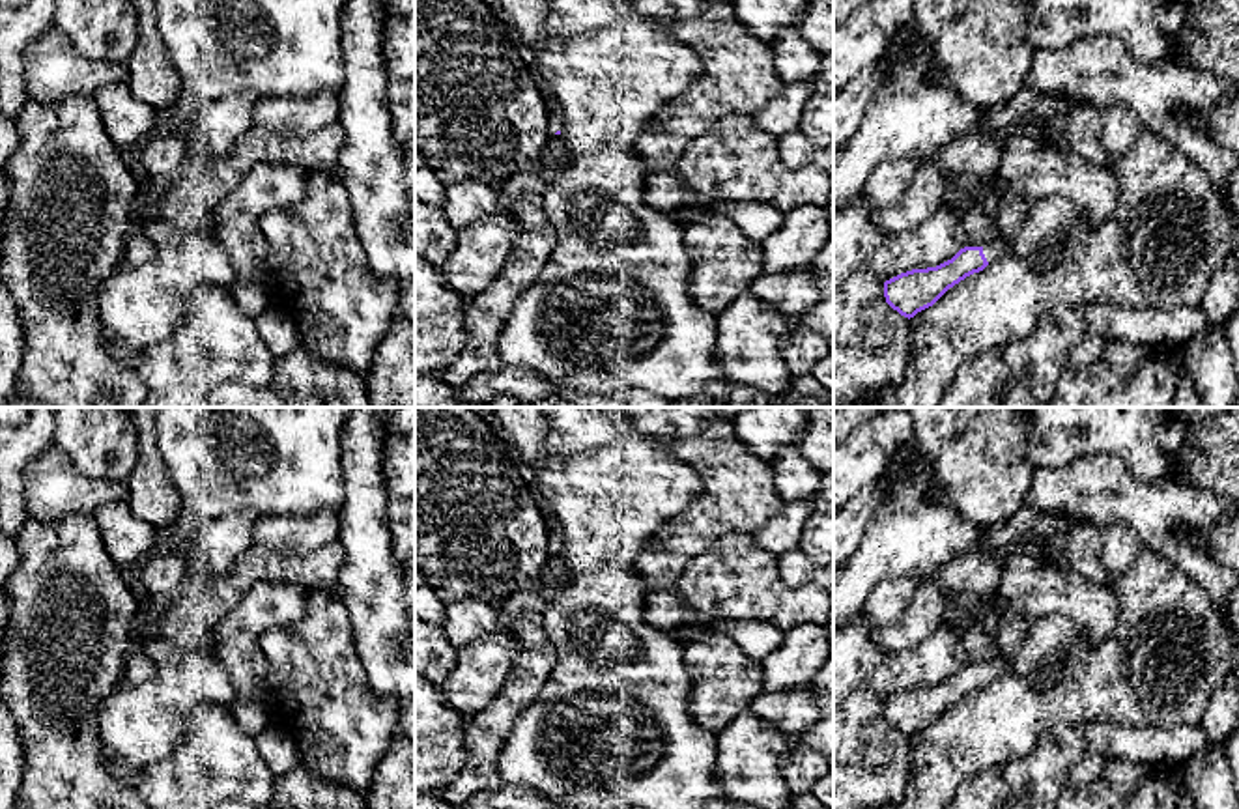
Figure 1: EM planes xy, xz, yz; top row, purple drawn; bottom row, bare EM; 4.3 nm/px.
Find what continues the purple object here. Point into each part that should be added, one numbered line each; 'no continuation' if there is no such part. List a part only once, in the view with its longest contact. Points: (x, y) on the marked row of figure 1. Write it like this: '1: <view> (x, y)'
1: yz (995, 251)

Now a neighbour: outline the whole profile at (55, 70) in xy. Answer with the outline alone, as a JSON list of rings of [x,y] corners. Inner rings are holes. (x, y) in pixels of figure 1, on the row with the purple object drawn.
[[[50,26],[24,52],[26,97],[54,103],[67,95],[92,95],[97,88],[127,82],[125,64],[95,62],[78,54],[71,41]]]

